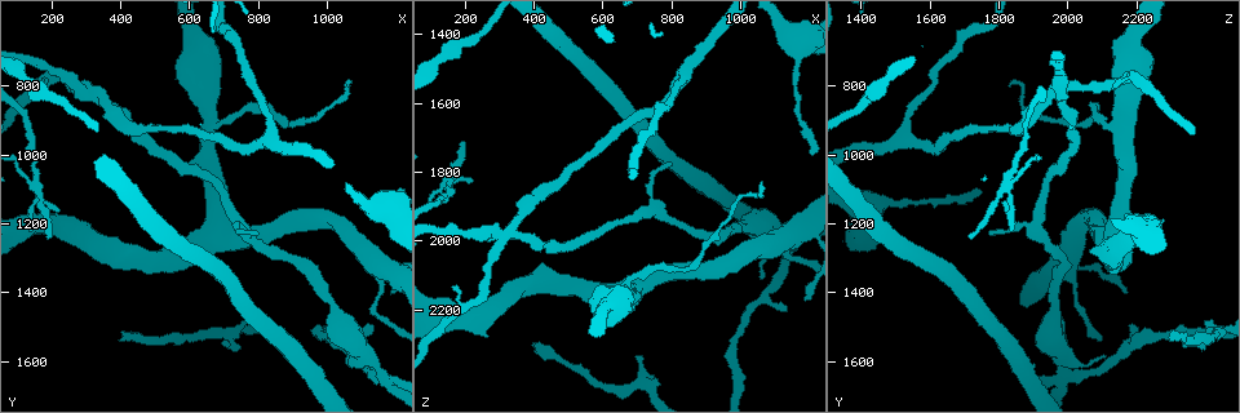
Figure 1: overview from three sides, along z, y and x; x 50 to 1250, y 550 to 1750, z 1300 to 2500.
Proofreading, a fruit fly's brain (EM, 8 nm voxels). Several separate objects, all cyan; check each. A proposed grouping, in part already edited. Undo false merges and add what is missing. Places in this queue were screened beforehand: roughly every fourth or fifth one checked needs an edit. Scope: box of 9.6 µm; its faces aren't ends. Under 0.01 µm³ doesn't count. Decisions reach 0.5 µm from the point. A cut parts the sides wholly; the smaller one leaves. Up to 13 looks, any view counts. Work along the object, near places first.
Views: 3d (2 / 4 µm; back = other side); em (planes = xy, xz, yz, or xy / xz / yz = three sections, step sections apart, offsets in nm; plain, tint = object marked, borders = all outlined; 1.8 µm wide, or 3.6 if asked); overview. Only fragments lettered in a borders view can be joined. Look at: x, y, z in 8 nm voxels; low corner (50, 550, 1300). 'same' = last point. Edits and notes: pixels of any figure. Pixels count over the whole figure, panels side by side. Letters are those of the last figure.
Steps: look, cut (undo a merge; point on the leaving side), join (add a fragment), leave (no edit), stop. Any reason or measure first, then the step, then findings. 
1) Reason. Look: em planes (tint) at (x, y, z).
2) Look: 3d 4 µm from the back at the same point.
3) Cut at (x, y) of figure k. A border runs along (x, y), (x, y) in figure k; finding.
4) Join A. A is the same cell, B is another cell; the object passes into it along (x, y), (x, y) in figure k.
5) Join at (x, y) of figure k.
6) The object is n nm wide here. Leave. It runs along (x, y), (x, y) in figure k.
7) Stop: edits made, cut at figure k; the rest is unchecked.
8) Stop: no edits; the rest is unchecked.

An open end. Look: 3d 4 µm from the back at (170, 800, 2130).

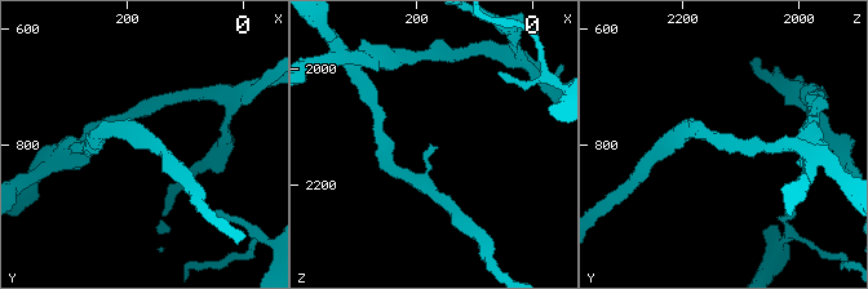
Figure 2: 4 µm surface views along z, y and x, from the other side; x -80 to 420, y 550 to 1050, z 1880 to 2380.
Shape alone is not enough. Look: em xy step 8 (tint) at the same point.

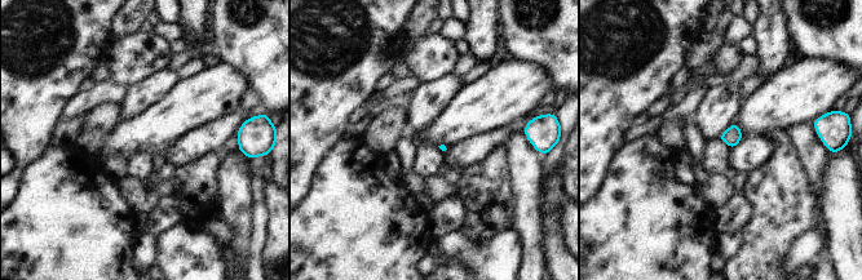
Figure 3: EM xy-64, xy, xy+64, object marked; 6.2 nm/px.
Cut it another way. Look: em planes (borders) at the same point.

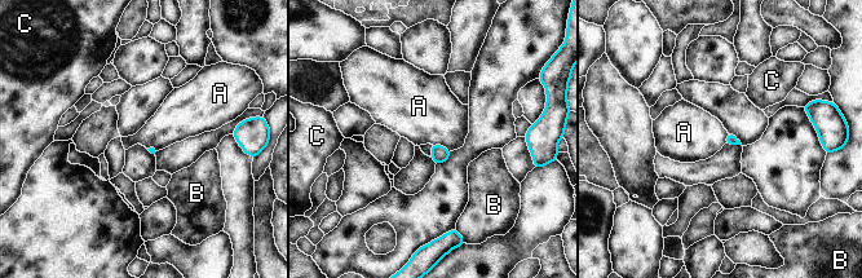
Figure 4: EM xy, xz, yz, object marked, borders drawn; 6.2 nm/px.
Leave. A, B and C are other cells; no lettered fragment goes on from it.

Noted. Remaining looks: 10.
Abrupt turn. Look: em 3.6 µm planes (borders) at (1150, 1630, 2000).

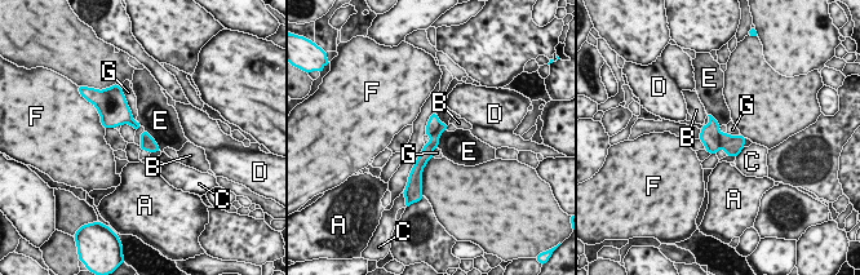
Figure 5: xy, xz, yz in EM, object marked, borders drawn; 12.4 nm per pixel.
The longest contact is with G, 400 nm. Cut at (732, 145) of figure 5. A, B, C, D, E, F and G are other cells; the part that leaves runs along (435, 136), (417, 169) in figure 5; a second neuron is stuck on.

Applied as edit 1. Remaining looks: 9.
Redraw. Look: overview.

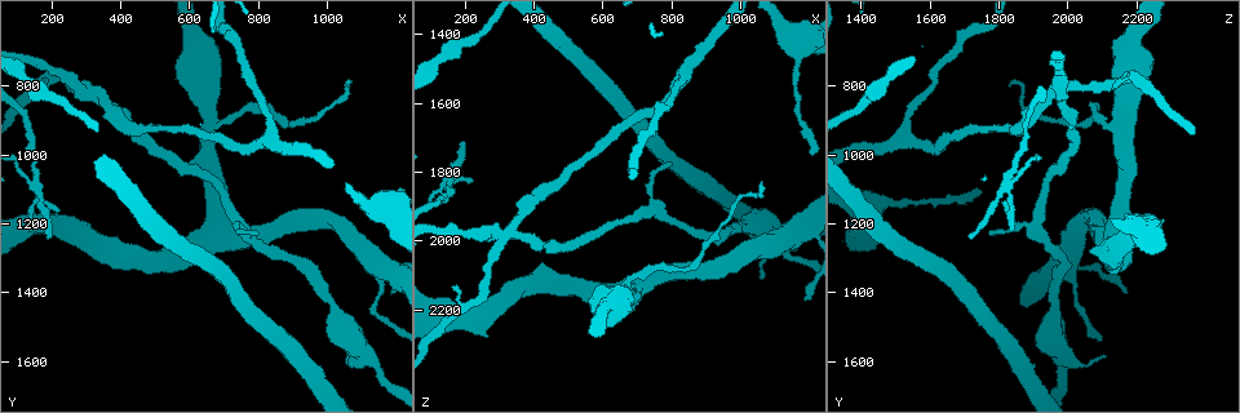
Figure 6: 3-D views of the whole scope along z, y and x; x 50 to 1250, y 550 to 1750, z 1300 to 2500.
Sharp bend. Look: em planes (tint) at (330, 840, 1980).

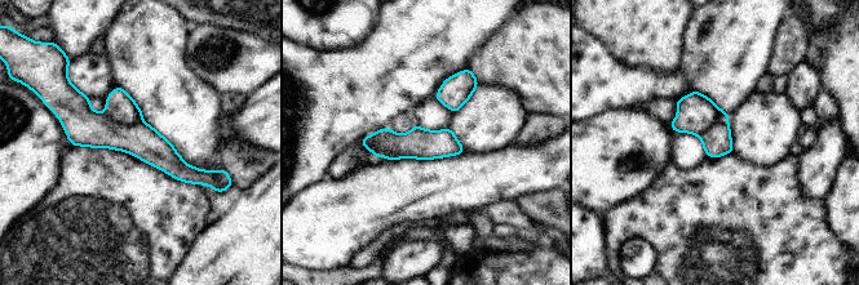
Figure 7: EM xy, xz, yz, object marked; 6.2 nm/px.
Look: em planes (borders) at the same point.

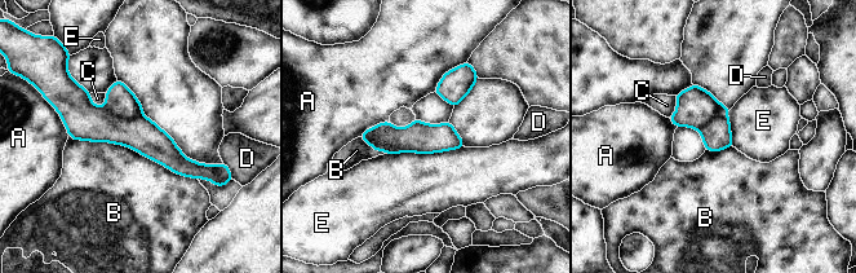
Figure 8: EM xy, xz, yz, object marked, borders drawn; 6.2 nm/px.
Cut at (120, 100) of figure 8. A, B, C, D and E are other cells; a second neuron is stuck on.

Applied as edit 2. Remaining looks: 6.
Redraw. Look: overview.

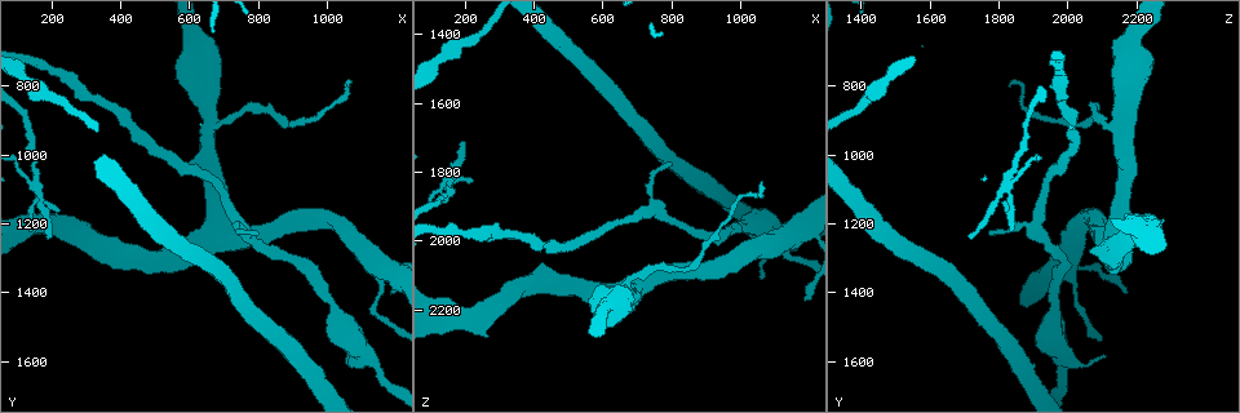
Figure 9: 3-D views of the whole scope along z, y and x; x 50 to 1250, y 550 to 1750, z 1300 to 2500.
Sharp bend. Look: 3d 4 µm at (160, 1100, 1810).

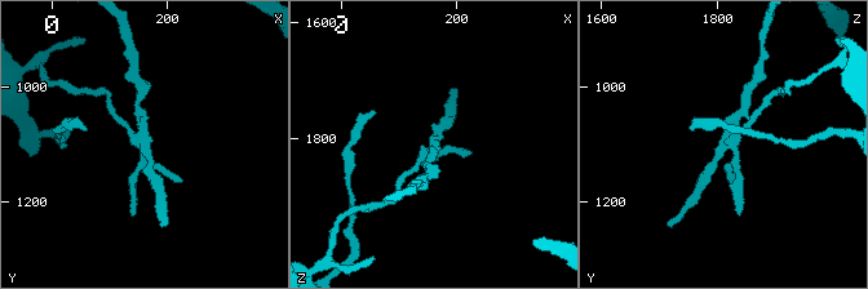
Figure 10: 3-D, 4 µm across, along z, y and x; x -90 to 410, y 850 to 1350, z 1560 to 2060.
Look: em yz step 4 (borders) at (165, 1110, 1815).

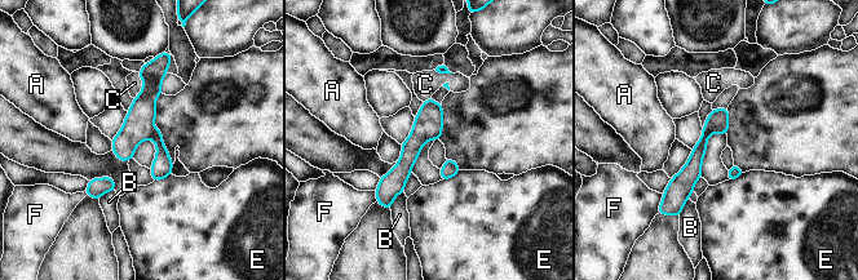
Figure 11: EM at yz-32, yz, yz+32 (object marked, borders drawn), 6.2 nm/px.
Cut at (138, 125) of figure 11. A, B, C, E and F are other cells; a border runs along (154, 128), (151, 137) in figure 11; two neurons meet here.

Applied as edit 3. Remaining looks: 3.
Stop: edits made, cut at figure 5, cut at figure 8, cut at figure 11; the rest is unchecked.

